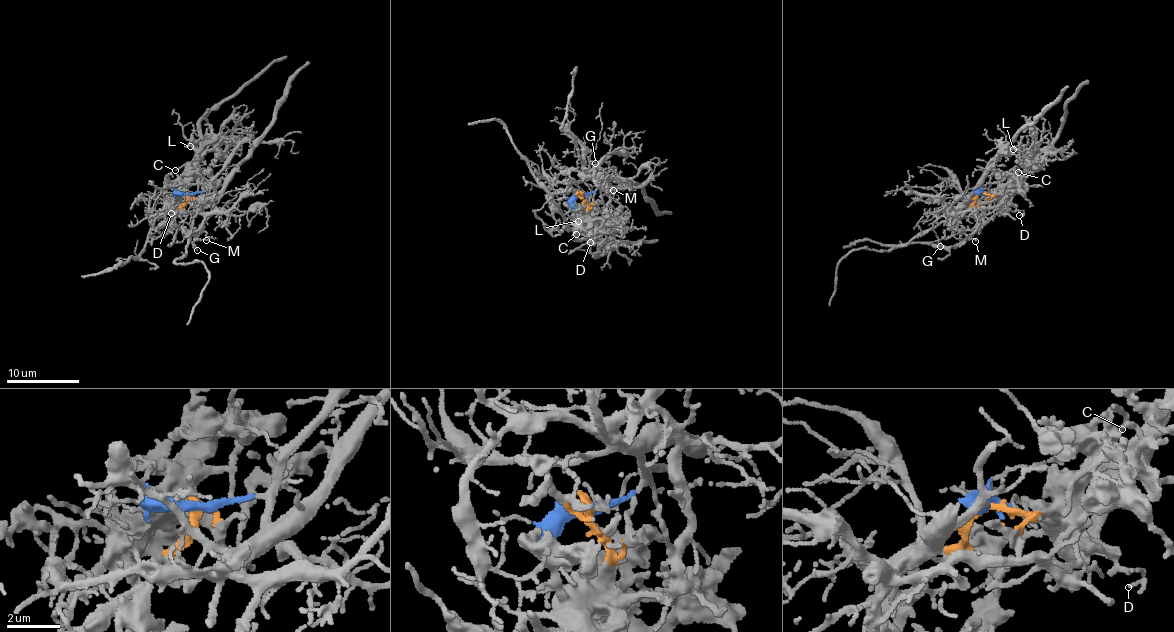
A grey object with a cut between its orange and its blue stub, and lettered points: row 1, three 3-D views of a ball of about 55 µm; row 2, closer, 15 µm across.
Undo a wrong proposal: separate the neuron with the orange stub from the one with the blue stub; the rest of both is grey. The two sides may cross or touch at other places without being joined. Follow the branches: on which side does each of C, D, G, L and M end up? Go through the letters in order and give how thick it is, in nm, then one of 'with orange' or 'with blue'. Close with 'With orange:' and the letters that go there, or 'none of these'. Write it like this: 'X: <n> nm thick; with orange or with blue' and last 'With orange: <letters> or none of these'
C: 110 nm thick; with orange
D: 140 nm thick; with orange
G: 70 nm thick; with blue
L: 180 nm thick; with orange
M: 110 nm thick; with blue
With orange: C, D, L

